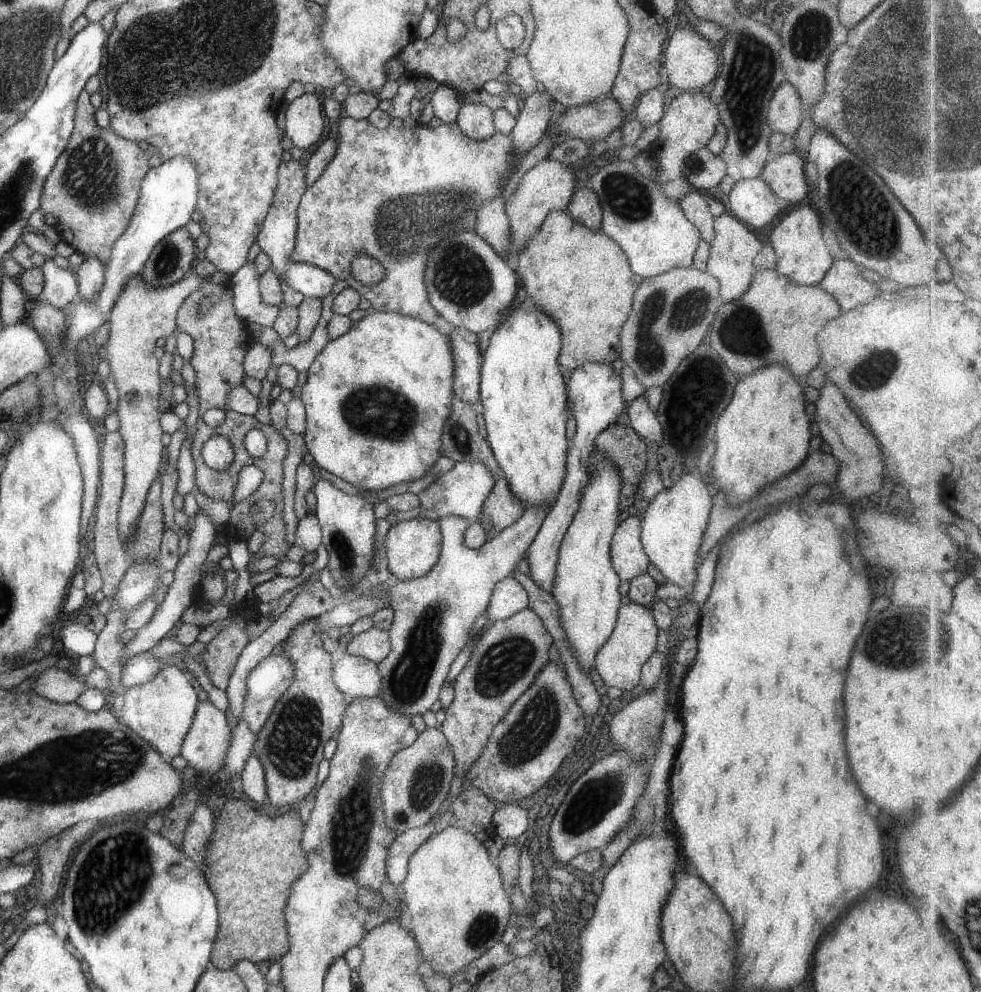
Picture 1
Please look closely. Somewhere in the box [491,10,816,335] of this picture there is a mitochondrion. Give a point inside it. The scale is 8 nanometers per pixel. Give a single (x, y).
(752, 70)

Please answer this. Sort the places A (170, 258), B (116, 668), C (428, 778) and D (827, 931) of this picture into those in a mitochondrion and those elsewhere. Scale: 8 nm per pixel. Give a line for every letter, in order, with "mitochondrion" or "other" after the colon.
A: mitochondrion
B: other
C: mitochondrion
D: other

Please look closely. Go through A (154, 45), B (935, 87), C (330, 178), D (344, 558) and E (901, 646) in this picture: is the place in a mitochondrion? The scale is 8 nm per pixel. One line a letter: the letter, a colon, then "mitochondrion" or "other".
A: mitochondrion
B: mitochondrion
C: other
D: mitochondrion
E: mitochondrion

